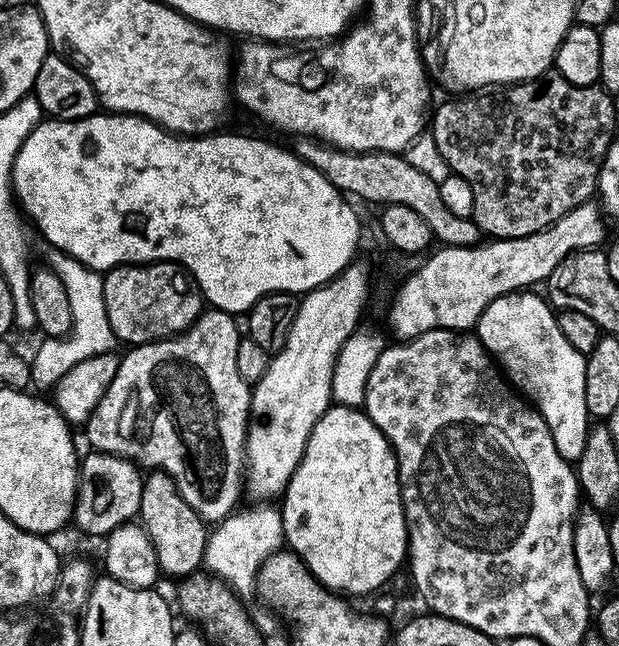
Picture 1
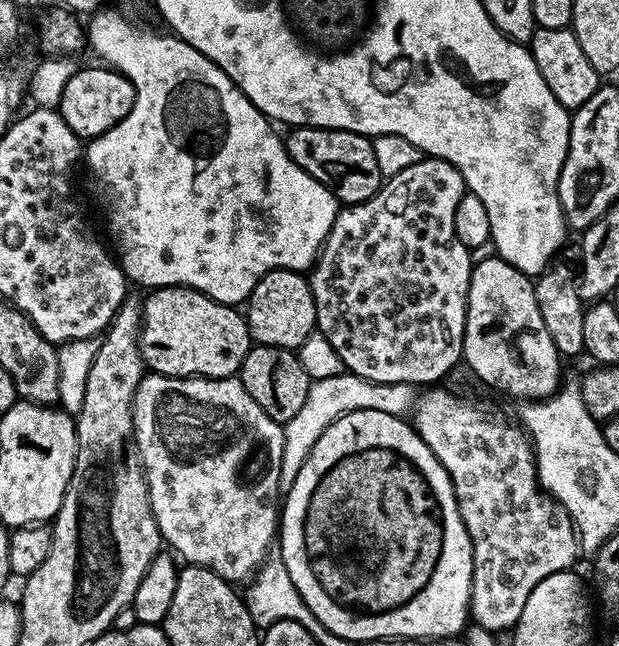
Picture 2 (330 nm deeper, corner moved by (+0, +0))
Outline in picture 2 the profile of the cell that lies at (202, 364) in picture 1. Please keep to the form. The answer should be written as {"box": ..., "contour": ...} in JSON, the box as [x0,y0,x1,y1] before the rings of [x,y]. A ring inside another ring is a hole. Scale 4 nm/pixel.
{"box":[132,371,284,582],"contour":[[[149,371],[140,380],[138,390],[134,394],[132,403],[132,439],[136,445],[136,451],[140,454],[140,466],[144,469],[144,480],[148,484],[148,497],[154,518],[158,522],[163,543],[173,548],[181,561],[198,568],[209,568],[214,574],[221,576],[223,580],[237,582],[236,580],[251,581],[256,575],[260,565],[269,555],[268,547],[273,547],[278,536],[278,521],[282,504],[282,489],[280,487],[280,467],[282,466],[282,446],[284,445],[284,430],[282,425],[274,422],[246,394],[239,378],[227,376],[221,380],[209,380],[206,376],[163,376],[157,372]]]}

